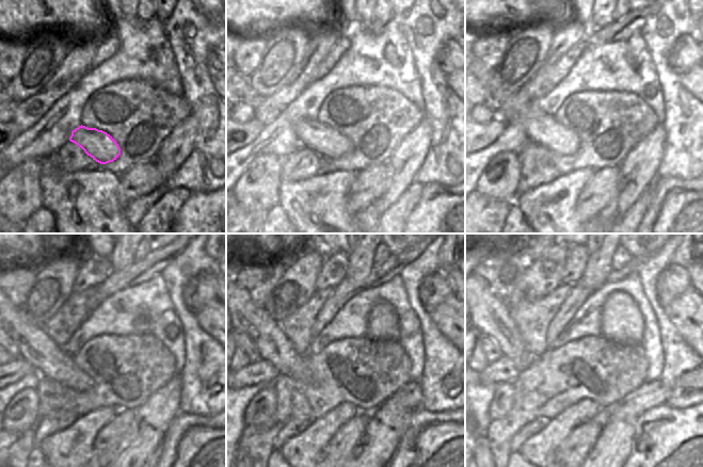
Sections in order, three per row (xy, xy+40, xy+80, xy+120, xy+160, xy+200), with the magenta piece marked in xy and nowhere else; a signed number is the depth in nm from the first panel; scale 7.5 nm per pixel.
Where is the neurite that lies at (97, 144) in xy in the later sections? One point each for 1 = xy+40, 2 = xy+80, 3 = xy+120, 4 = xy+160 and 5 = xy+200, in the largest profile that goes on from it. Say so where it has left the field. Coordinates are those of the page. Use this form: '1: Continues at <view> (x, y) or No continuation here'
1: Continues at xy+40 (321, 139)
2: Continues at xy+80 (542, 129)
3: Continues at xy+120 (48, 359)
4: Continues at xy+160 (273, 345)
5: Continues at xy+200 (490, 316)

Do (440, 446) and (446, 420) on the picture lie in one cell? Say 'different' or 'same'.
same

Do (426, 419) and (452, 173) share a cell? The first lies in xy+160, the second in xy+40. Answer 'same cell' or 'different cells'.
different cells

